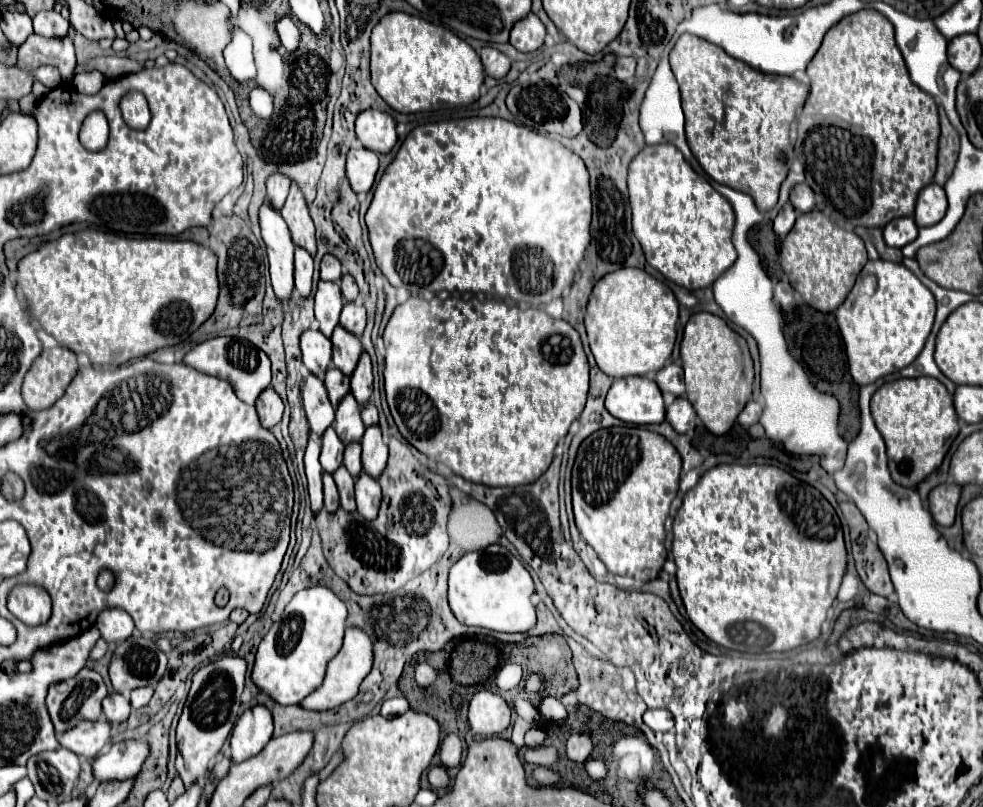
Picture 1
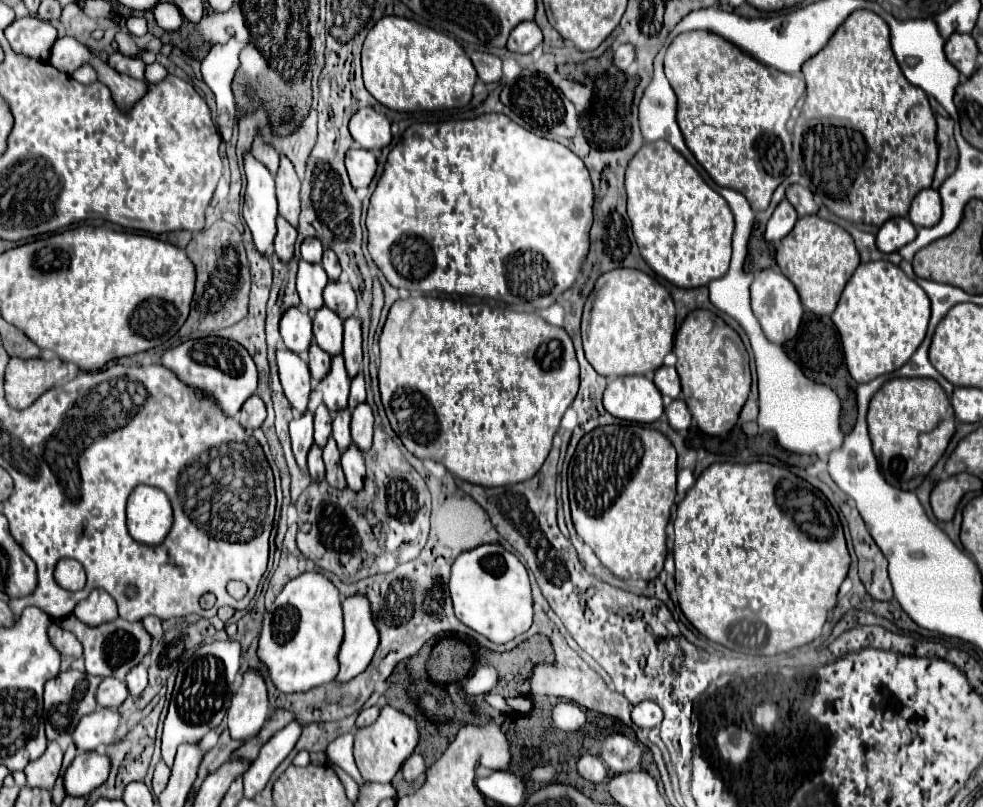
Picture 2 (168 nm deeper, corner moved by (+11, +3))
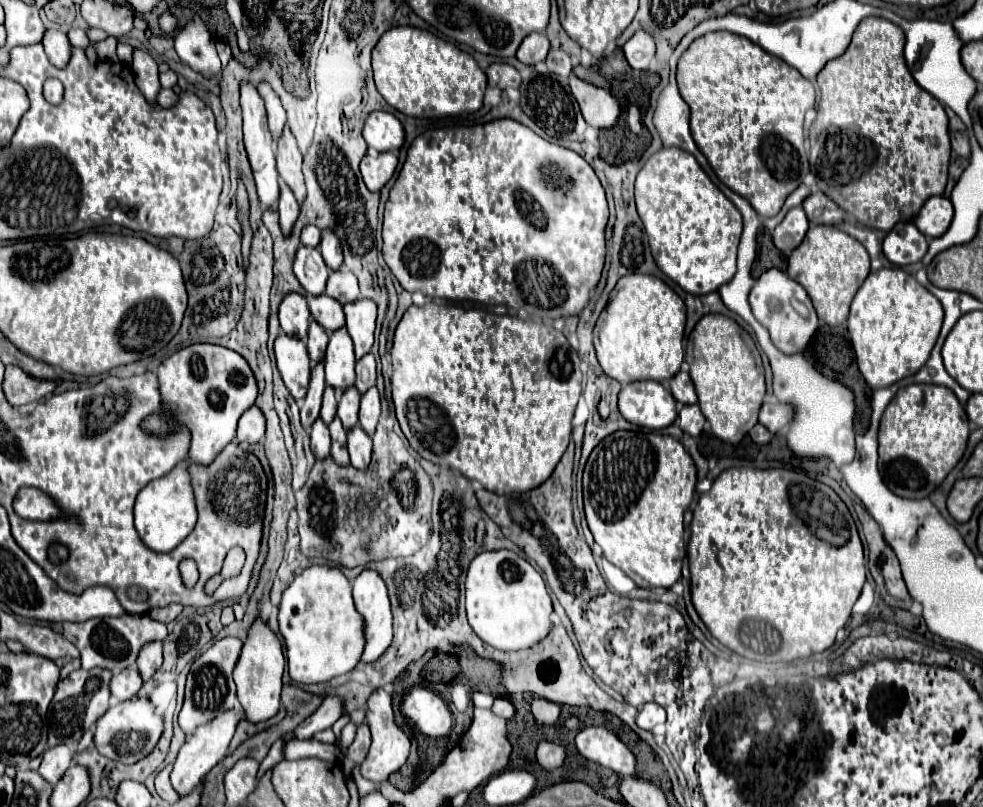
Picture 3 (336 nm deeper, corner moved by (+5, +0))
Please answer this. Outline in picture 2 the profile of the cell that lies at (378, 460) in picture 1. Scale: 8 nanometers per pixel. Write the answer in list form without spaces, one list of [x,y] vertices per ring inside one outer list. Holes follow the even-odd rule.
[[[359,404],[353,410],[351,438],[353,438],[353,444],[361,452],[367,452],[371,448],[371,444],[373,444],[373,412],[371,412],[369,404]]]

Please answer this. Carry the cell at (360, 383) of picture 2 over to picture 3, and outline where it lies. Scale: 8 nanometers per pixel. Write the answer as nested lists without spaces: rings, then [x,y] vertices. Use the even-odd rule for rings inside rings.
[[[367,353],[365,357],[361,357],[355,365],[355,373],[357,373],[357,379],[355,379],[355,387],[359,389],[359,393],[365,393],[369,387],[375,385],[375,355],[373,353]]]

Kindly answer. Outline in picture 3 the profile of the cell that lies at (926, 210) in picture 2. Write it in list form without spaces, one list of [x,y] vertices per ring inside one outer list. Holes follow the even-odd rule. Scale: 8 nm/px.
[[[931,197],[919,211],[915,225],[927,237],[941,237],[953,219],[953,205],[947,197]]]

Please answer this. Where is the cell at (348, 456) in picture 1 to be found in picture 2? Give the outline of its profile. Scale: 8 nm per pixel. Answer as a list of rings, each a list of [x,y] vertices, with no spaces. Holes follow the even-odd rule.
[[[341,410],[335,414],[335,420],[333,420],[333,438],[339,446],[339,452],[343,452],[345,448],[351,446],[351,434],[349,434],[349,420],[351,420],[351,410]]]

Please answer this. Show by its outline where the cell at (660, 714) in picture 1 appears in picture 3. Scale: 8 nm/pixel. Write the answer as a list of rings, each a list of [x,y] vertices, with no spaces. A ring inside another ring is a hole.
[[[645,703],[637,715],[637,725],[645,731],[651,731],[659,723],[665,723],[665,709],[655,703]]]

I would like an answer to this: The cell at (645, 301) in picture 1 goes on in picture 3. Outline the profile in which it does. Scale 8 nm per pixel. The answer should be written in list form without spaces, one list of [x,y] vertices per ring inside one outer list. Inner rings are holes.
[[[625,275],[619,279],[611,301],[607,305],[607,319],[599,331],[599,347],[597,359],[603,371],[609,377],[615,377],[621,385],[639,381],[639,379],[655,379],[665,381],[671,379],[683,363],[685,349],[683,349],[683,335],[685,335],[685,303],[681,297],[659,277],[653,275]]]

